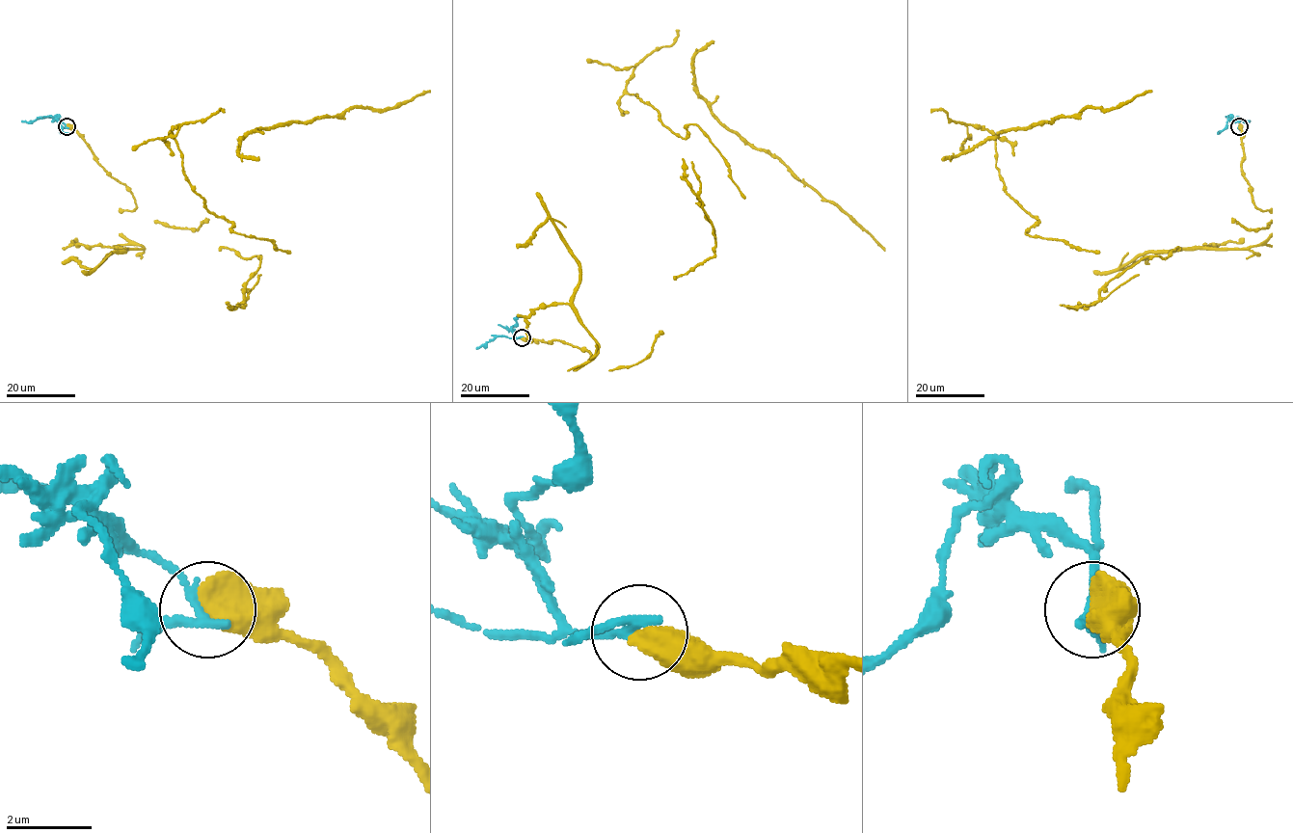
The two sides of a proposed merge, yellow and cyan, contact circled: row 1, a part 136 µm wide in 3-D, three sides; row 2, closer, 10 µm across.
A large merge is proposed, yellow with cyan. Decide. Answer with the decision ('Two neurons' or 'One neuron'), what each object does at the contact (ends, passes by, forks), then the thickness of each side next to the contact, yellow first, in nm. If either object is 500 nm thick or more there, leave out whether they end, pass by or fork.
Two neurons. Thickness 650 nm (yellow) against 220 nm

